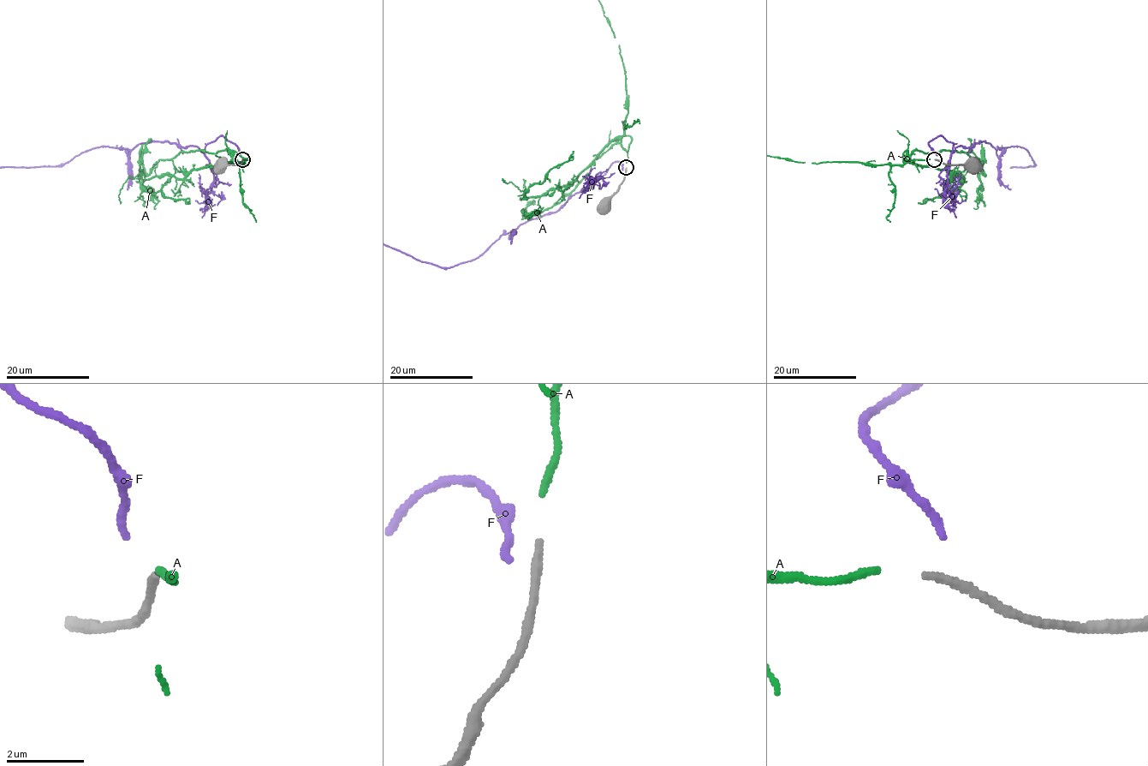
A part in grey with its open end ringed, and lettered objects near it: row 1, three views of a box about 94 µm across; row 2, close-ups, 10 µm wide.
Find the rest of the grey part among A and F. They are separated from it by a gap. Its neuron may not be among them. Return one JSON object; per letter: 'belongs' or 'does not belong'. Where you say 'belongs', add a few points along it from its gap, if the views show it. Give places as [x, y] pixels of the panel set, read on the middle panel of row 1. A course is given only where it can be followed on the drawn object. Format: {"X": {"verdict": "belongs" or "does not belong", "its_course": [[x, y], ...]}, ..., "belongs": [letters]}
{"A": {"verdict": "does not belong"}, "F": {"verdict": "does not belong"}, "belongs": []}

